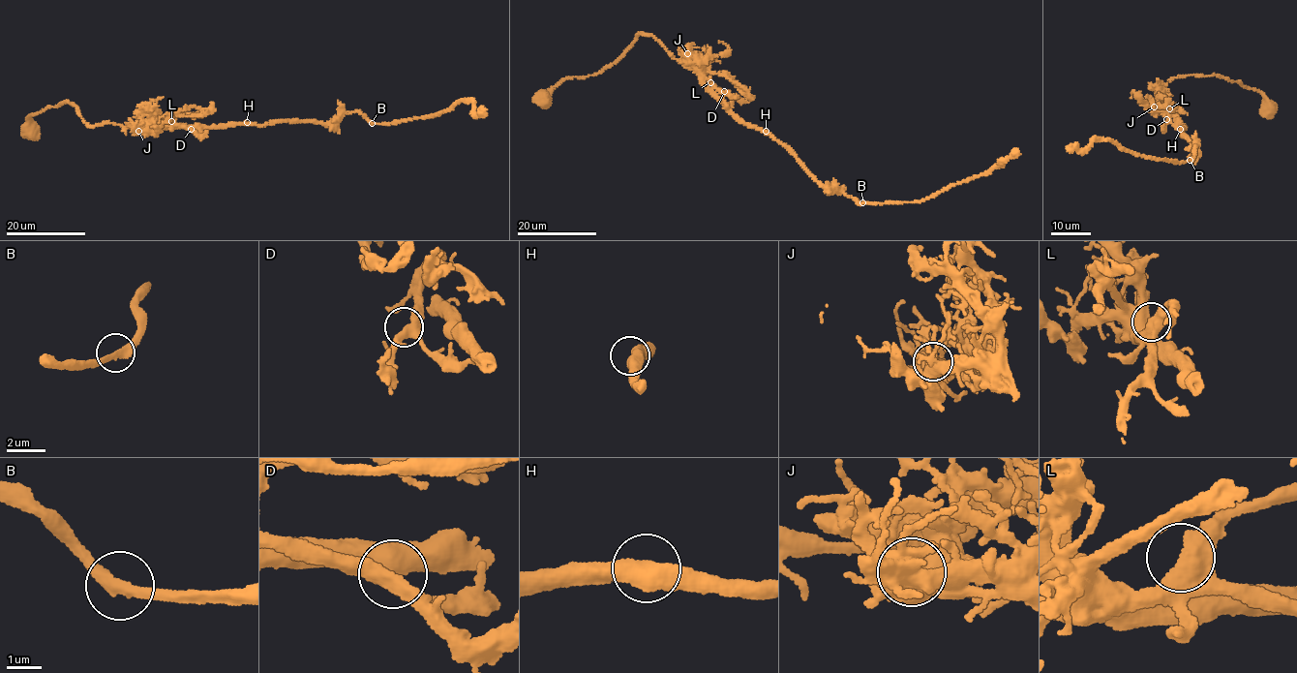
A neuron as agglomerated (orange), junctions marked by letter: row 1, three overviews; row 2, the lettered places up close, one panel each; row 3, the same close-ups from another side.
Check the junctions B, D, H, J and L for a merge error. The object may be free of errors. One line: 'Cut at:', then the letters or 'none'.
Cut at: none

